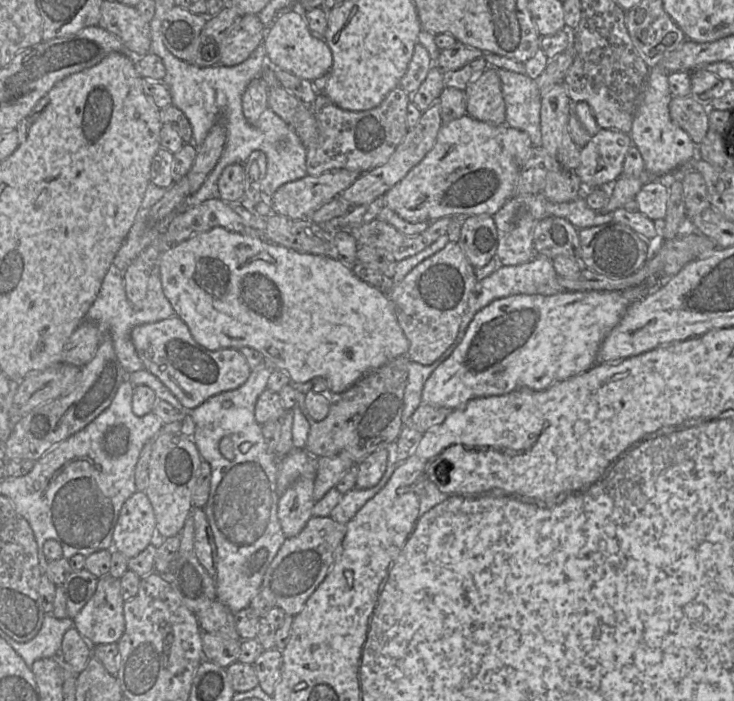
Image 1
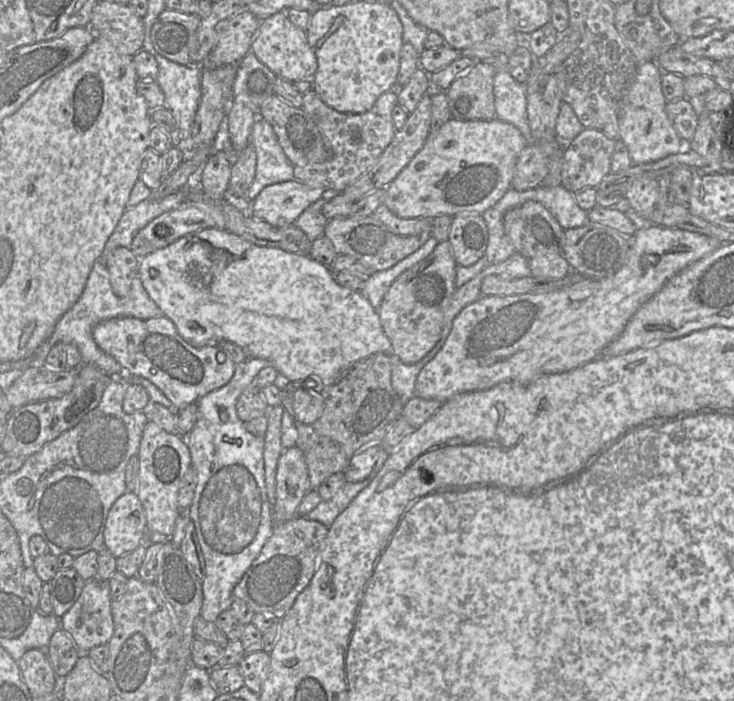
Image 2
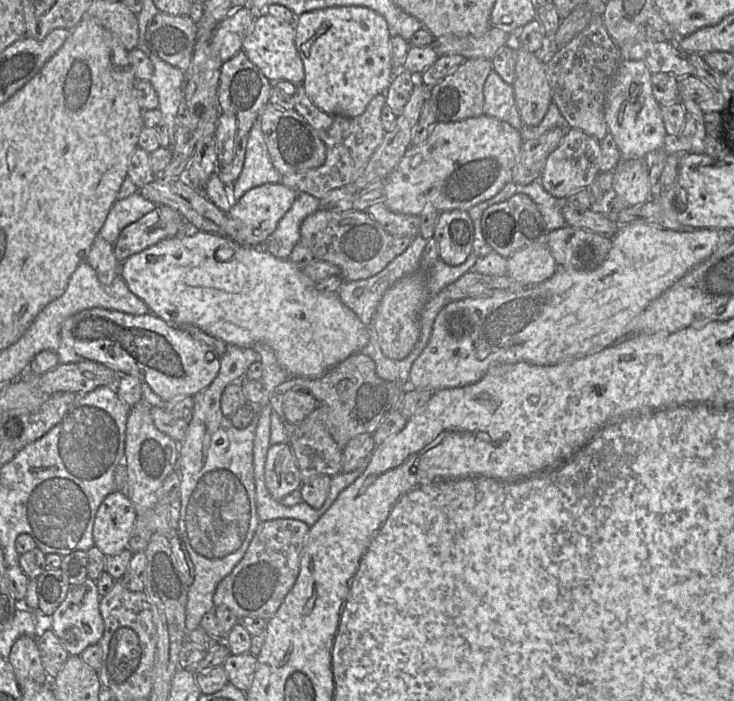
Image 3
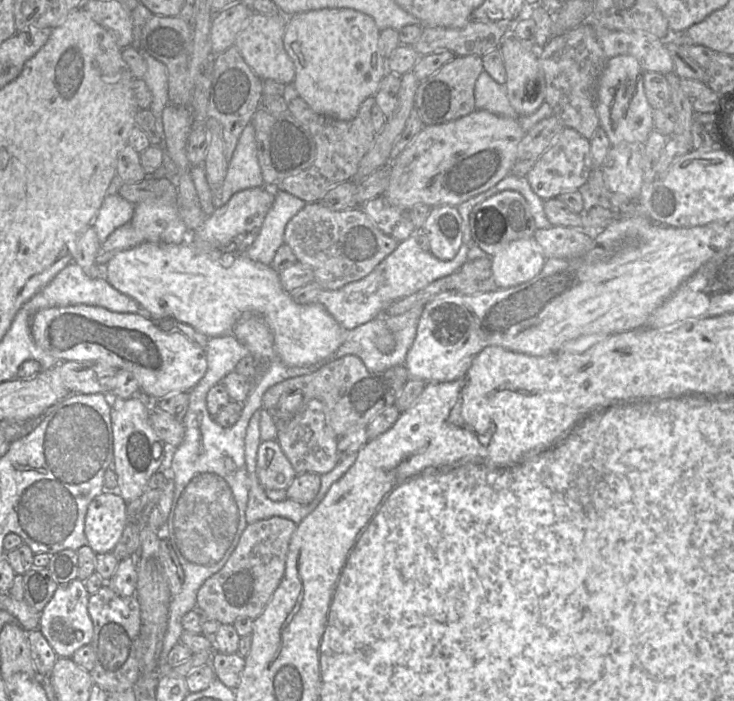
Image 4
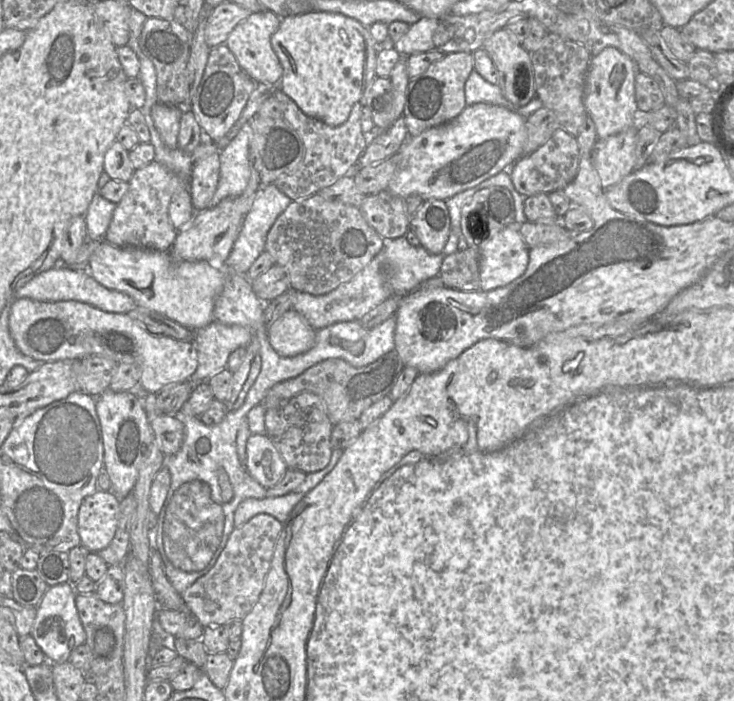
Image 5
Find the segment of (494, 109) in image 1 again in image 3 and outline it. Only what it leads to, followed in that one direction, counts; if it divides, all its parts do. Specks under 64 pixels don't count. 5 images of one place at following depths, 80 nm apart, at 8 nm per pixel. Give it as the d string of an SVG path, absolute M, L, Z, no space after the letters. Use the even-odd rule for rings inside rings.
M466 59L456 70L437 84L428 87L428 100L433 103L433 112L438 122L455 122L484 114L483 88L493 71L490 60Z

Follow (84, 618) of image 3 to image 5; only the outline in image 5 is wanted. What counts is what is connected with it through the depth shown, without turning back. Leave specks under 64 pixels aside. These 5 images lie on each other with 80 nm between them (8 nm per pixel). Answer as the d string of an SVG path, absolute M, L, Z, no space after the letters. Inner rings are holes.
M72 583L59 584L49 587L36 607L30 635L44 652L47 661L52 664L67 661L71 652L85 643L86 633L75 603L77 595Z

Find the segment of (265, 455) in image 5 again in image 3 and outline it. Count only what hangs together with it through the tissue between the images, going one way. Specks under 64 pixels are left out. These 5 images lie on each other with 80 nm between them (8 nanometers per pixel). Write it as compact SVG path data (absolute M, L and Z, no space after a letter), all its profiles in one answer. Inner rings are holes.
M288 443L271 444L265 462L265 484L279 502L303 483L301 473Z

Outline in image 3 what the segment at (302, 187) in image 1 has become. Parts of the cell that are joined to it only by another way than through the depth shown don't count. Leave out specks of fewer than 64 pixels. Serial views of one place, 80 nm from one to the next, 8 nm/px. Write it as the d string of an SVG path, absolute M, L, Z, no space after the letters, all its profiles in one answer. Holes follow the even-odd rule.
M282 183L263 184L247 191L227 211L229 217L236 224L236 235L231 239L240 245L260 247L291 208L297 194L296 191Z

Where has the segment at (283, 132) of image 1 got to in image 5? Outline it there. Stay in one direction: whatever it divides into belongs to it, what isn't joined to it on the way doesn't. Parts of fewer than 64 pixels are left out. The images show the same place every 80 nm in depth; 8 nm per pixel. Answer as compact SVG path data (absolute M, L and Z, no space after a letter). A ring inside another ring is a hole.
M251 121L240 128L236 136L220 151L220 175L216 191L208 207L215 207L227 198L236 197L246 189L250 178L249 148Z

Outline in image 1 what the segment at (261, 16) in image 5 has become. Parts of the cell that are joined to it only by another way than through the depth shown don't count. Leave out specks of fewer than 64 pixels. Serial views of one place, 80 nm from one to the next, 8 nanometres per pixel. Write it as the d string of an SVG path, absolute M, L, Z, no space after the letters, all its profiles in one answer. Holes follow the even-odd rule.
M290 10L276 17L266 29L263 44L270 66L286 70L301 79L321 82L331 70L333 56L329 46L323 38L309 30L299 10Z

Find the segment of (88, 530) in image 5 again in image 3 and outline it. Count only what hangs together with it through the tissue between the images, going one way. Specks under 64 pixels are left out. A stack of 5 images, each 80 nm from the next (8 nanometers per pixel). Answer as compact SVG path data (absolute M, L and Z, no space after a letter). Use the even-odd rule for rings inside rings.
M114 491L107 495L96 512L94 546L105 556L126 550L137 516L133 503L125 493Z

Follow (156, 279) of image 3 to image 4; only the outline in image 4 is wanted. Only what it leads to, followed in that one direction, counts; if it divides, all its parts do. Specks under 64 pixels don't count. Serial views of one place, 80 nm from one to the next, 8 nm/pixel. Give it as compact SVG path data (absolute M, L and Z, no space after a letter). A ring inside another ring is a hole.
M190 234L188 235L187 240L182 242L181 244L144 242L139 246L135 246L131 249L117 252L103 266L103 278L107 282L109 282L116 290L134 299L140 306L141 310L144 311L144 313L150 316L152 319L161 320L165 318L171 318L193 327L195 330L208 336L209 338L232 334L232 329L241 315L245 313L256 313L262 316L265 320L270 331L272 332L276 352L283 363L288 366L303 367L322 363L330 358L343 343L343 334L345 328L340 326L340 324L327 312L327 310L323 306L319 304L299 304L295 302L290 296L290 293L285 291L282 287L279 273L271 268L270 265L265 265L263 263L253 261L244 253L234 253L216 247L198 244L190 237Z

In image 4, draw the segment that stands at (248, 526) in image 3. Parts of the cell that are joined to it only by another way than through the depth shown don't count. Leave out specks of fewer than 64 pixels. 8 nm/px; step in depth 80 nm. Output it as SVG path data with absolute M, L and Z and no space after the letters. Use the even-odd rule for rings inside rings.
M233 334L210 337L204 350L207 371L188 392L189 405L181 420L184 438L173 454L169 470L174 484L171 509L163 528L155 532L165 540L173 562L178 562L184 575L180 593L173 596L169 605L169 625L159 658L162 668L171 668L166 662L167 654L184 632L182 617L196 608L198 590L225 565L249 524L245 519L249 497L245 435L250 419L246 415L242 418L241 414L233 426L220 426L209 413L206 398L213 386L221 384L226 375L235 372L237 363L251 354Z

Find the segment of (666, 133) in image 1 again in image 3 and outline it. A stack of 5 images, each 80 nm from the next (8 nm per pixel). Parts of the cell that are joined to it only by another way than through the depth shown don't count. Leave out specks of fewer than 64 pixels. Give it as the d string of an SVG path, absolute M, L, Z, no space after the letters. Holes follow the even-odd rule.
M623 60L615 73L604 101L604 118L622 160L644 159L660 150L667 135L661 105L652 93L652 73L641 60Z

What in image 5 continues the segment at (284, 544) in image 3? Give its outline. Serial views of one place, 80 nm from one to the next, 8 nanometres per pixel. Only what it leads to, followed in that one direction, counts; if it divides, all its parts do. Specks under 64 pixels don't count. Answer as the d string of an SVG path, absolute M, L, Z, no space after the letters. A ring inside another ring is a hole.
M258 514L235 528L214 566L180 596L190 613L206 626L221 626L243 619L263 590L274 550L284 524L268 514Z

